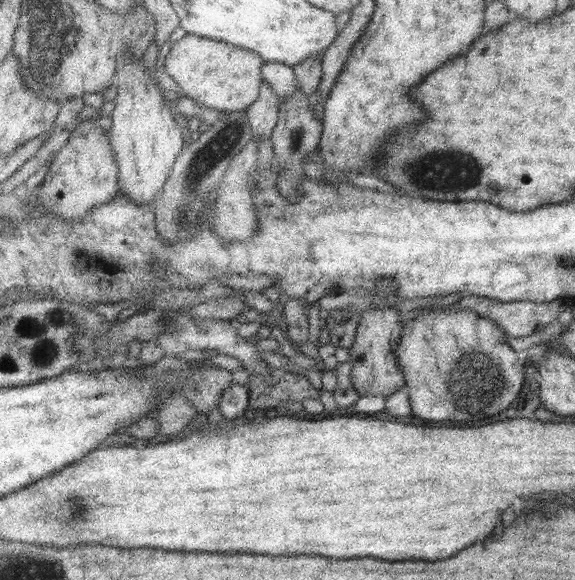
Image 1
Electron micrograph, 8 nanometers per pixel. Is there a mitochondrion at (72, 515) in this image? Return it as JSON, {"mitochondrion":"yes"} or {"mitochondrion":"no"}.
{"mitochondrion":"yes"}

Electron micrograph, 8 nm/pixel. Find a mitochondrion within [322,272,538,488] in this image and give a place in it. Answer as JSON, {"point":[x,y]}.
{"point":[476,372]}

